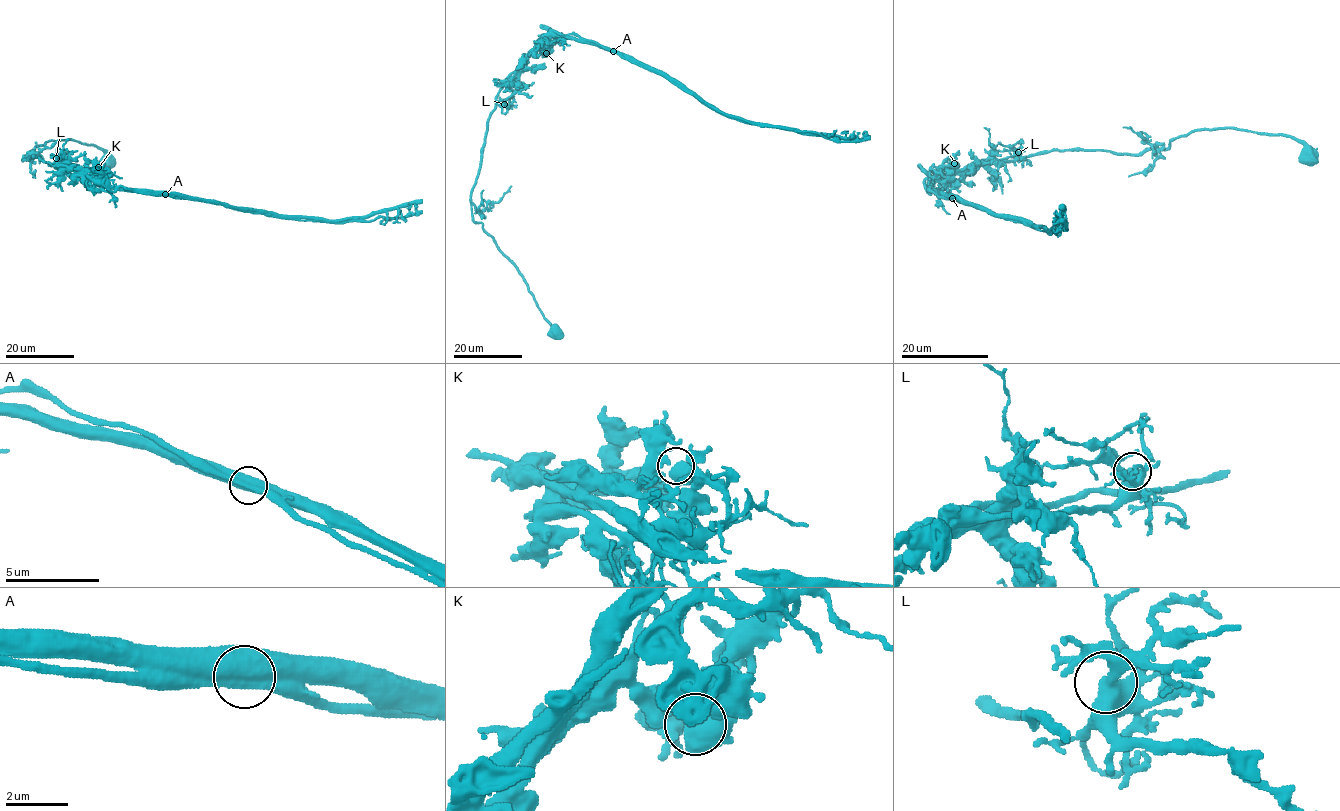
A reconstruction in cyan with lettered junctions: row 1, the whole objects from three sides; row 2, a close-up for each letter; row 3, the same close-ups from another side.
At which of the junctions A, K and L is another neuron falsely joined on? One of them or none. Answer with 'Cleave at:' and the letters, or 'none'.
Cleave at: A

